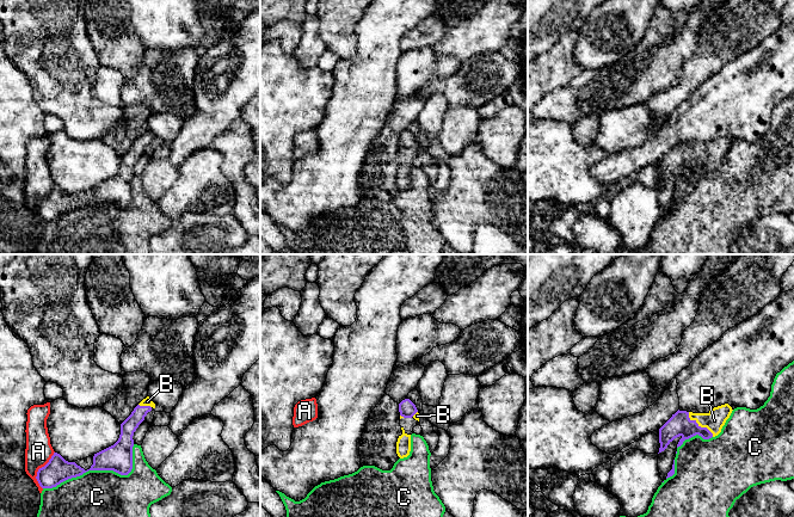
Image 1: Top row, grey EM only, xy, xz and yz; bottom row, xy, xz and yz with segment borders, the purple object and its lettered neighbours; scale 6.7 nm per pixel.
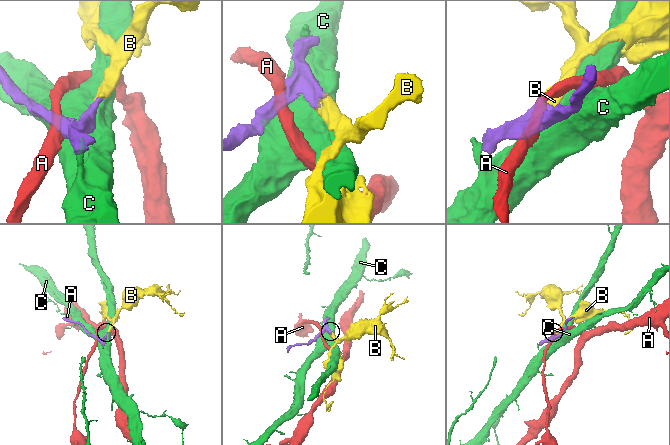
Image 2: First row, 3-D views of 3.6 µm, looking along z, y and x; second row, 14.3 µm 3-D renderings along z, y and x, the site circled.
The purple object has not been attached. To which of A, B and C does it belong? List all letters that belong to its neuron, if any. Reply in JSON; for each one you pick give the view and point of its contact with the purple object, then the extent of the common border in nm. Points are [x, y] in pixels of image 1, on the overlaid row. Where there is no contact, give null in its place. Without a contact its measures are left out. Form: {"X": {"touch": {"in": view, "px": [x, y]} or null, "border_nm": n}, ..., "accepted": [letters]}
{"B": {"touch": {"in": "yz", "px": [700, 426]}, "border_nm": 240}, "accepted": ["B"]}

